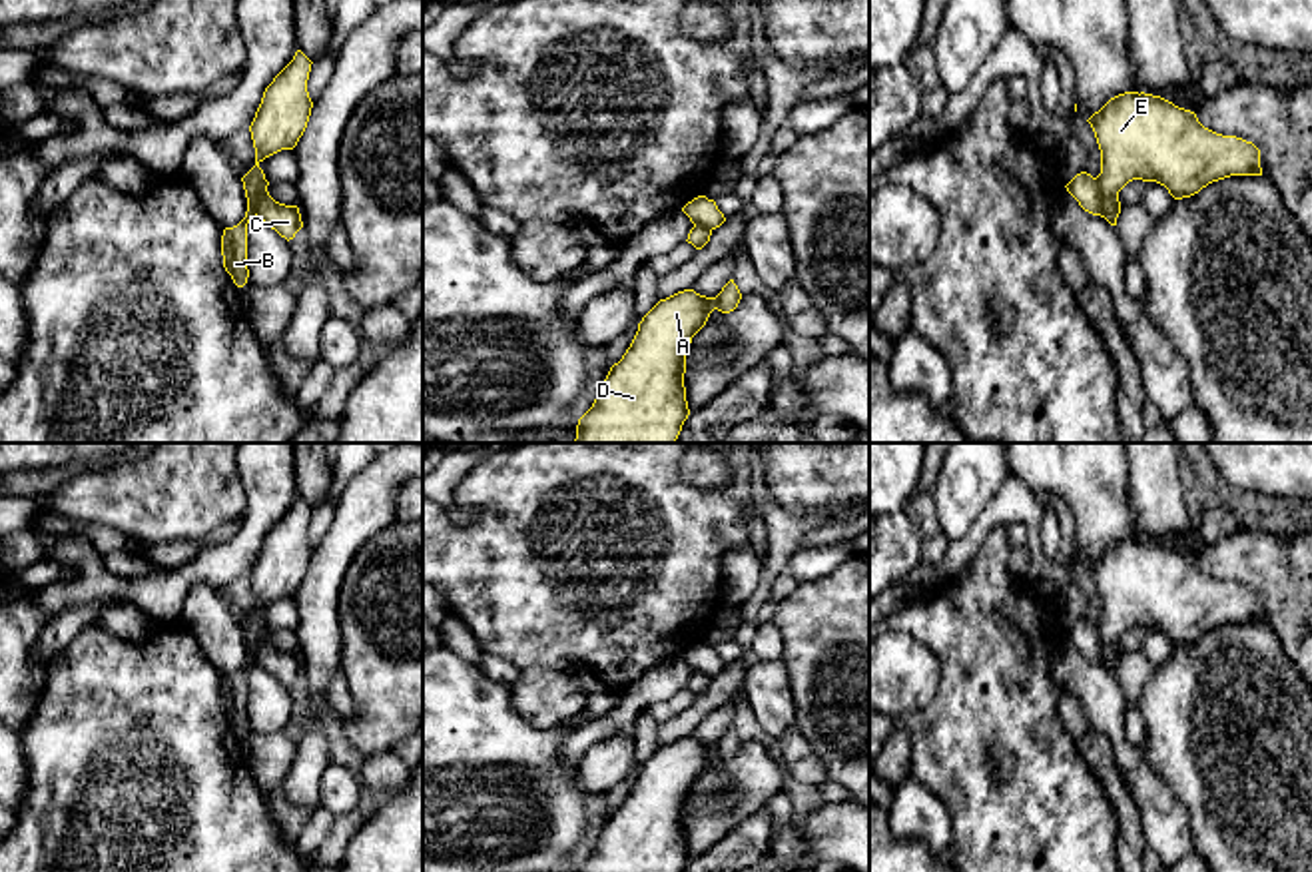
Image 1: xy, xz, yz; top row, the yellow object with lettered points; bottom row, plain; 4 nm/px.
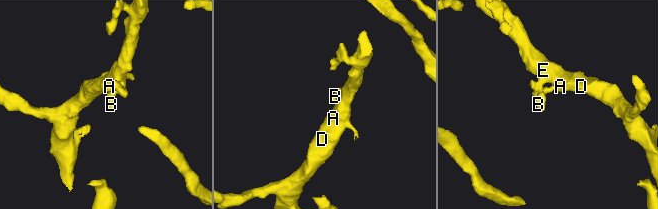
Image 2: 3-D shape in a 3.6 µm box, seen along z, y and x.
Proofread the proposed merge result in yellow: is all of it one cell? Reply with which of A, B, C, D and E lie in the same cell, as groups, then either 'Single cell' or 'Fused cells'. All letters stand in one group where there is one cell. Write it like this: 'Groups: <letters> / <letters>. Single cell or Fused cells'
Groups: A B D E / C. Fused cells

